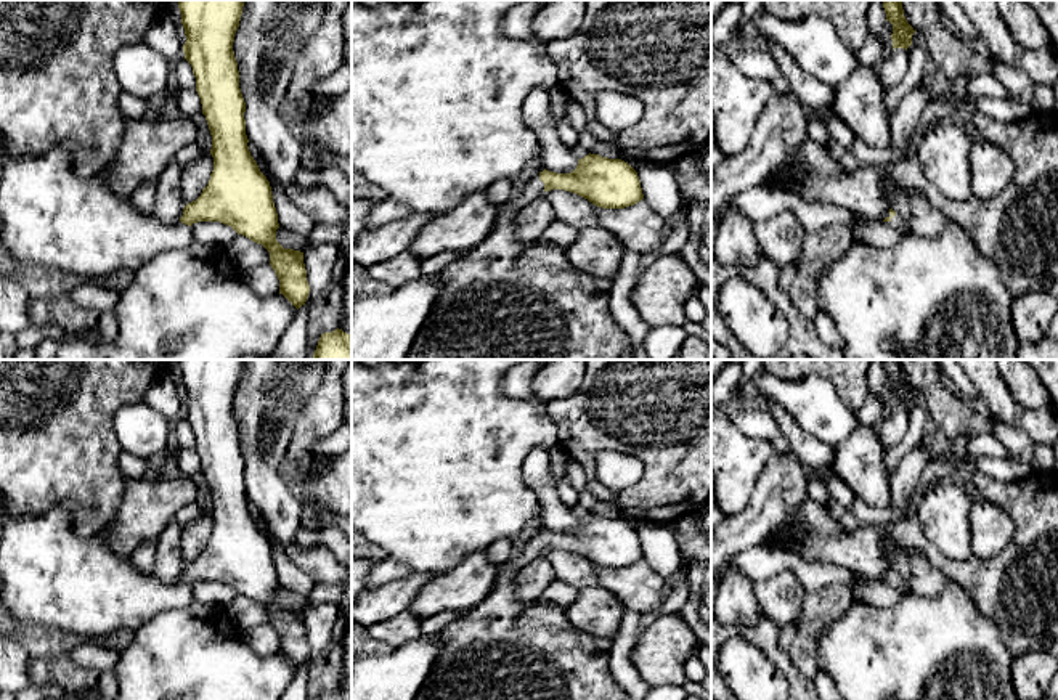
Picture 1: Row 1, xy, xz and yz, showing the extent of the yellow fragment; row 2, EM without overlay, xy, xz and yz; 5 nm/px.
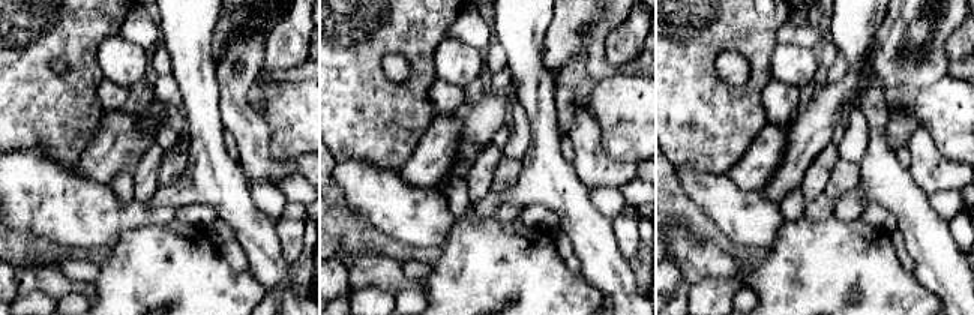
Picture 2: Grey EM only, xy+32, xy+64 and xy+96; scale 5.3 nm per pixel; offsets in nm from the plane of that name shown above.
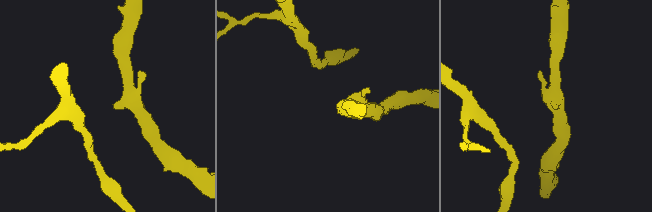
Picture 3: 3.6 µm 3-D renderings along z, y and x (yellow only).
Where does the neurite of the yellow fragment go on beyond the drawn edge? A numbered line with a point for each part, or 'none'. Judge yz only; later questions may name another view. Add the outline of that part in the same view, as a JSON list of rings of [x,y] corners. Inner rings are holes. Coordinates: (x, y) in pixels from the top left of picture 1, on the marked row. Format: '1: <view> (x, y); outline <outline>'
1: yz (901, 225); outline [[[896,215],[891,218],[891,223],[897,231],[902,233],[902,236],[907,236],[909,233],[912,233],[909,223]]]

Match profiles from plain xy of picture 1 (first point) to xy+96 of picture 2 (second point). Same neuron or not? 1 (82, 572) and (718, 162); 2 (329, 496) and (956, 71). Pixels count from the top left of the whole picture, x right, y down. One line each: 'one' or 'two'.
1: two
2: two

